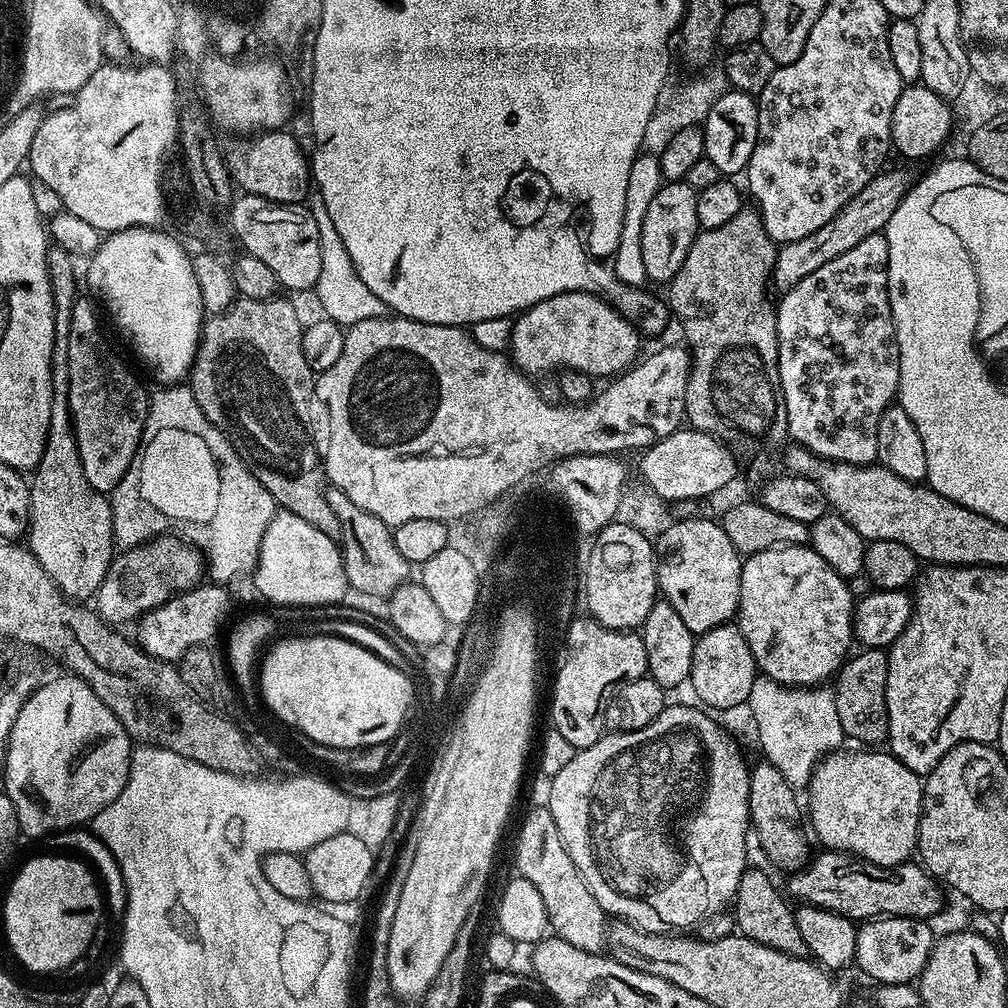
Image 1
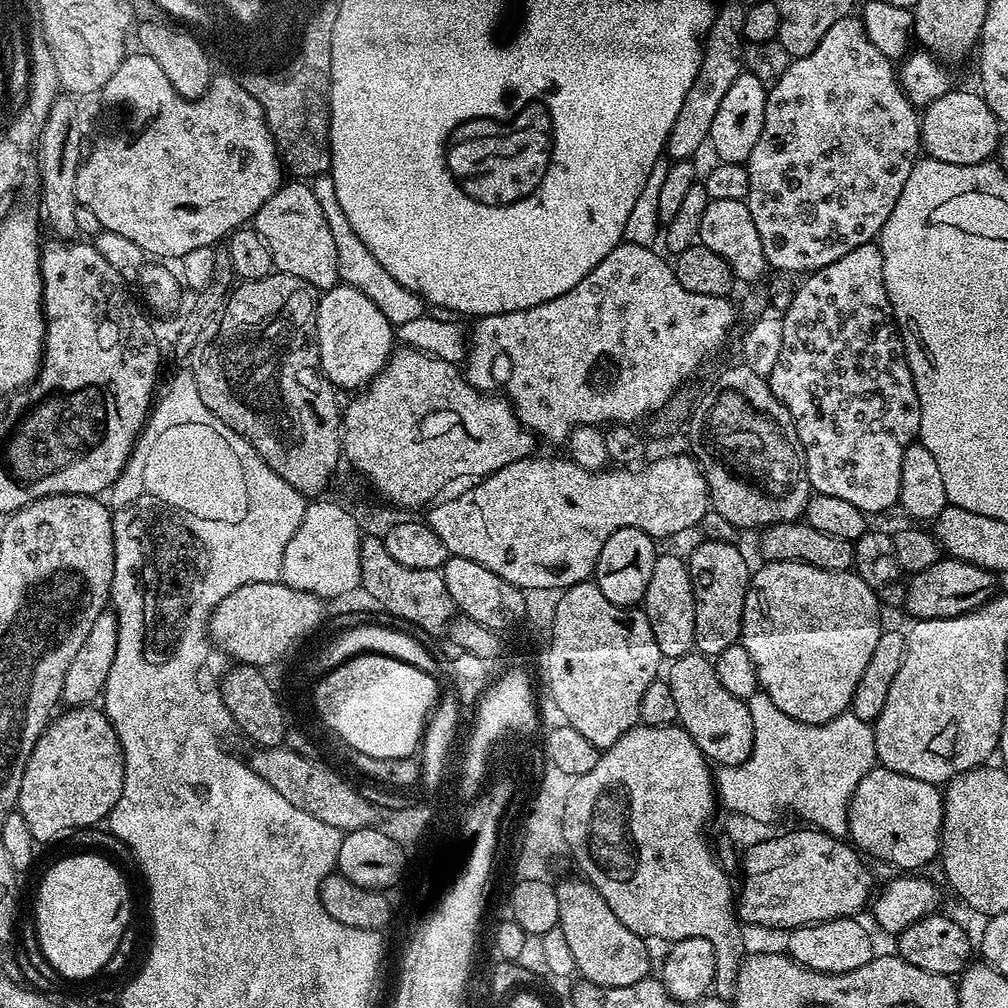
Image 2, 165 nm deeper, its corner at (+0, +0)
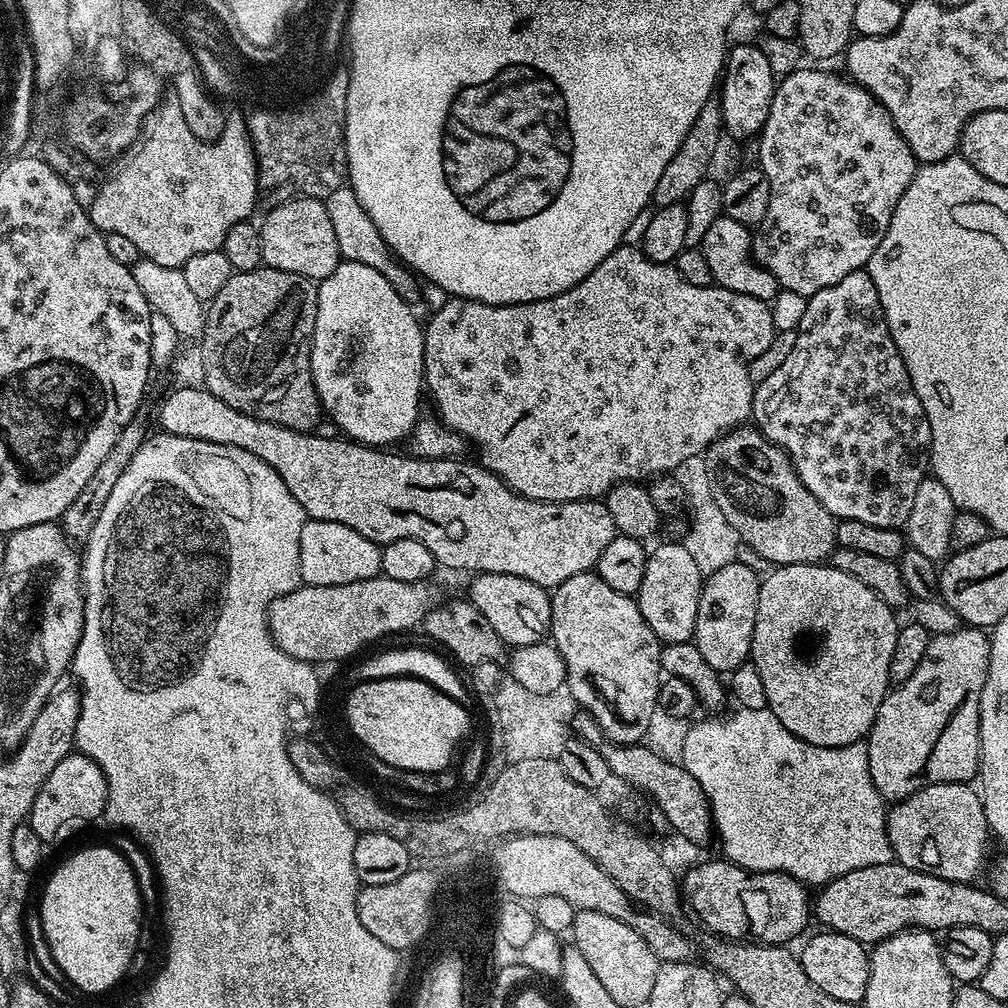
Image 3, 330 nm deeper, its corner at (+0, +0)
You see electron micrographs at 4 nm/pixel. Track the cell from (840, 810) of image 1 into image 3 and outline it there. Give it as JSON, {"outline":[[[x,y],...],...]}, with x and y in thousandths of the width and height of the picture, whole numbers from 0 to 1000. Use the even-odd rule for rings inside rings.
{"outline":[[[963,777],[924,778],[903,788],[898,794],[890,794],[880,803],[881,834],[886,850],[892,856],[912,865],[927,867],[931,871],[945,873],[951,877],[967,874],[968,864],[976,853],[976,840],[982,834],[978,808],[974,804],[972,787]]]}

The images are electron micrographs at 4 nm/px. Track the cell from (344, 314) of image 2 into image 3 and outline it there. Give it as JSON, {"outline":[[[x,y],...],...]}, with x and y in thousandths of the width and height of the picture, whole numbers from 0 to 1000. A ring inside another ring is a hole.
{"outline":[[[341,258],[321,278],[316,279],[313,291],[315,292],[315,315],[312,323],[310,332],[310,374],[313,390],[317,393],[317,404],[325,413],[338,425],[340,432],[346,437],[351,437],[366,442],[389,442],[392,437],[397,437],[413,421],[413,411],[417,407],[417,389],[422,388],[421,380],[421,325],[413,318],[413,313],[409,311],[410,303],[398,294],[371,264],[359,264],[359,260]]]}

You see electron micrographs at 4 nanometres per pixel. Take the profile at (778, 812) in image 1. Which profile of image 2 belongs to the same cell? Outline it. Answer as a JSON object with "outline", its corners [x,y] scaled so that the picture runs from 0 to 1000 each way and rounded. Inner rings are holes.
{"outline":[[[689,645],[674,651],[662,660],[661,676],[670,695],[674,721],[685,728],[692,744],[696,744],[707,759],[719,762],[732,760],[746,750],[748,712],[744,712],[742,695],[728,692],[728,688],[716,682],[709,658],[703,652]]]}

